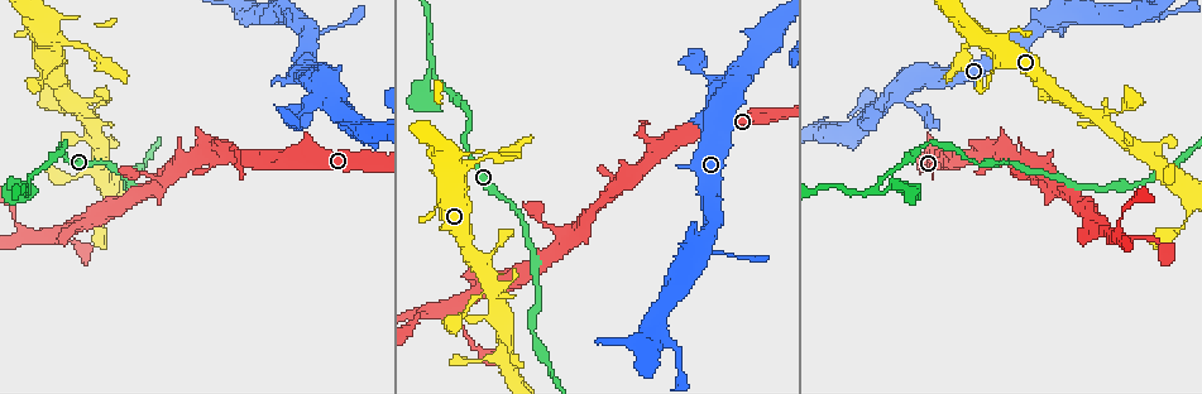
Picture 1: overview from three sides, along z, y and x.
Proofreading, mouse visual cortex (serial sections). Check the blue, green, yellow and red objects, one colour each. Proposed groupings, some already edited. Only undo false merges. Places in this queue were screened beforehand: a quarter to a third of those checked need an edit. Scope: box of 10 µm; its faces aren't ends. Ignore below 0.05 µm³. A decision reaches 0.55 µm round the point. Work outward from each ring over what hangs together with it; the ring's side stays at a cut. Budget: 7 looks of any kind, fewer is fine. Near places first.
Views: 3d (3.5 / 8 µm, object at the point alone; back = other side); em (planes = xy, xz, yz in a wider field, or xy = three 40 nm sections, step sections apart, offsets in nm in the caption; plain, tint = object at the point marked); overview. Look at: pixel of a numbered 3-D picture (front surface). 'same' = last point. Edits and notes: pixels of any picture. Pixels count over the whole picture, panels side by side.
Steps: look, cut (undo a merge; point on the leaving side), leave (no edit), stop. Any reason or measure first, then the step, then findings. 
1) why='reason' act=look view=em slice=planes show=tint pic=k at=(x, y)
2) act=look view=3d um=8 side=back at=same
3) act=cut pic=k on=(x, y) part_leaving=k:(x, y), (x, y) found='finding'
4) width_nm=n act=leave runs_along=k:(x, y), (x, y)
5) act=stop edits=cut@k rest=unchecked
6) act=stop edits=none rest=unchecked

why='narrows sharply' act=look view=3d um=3.5 pic=1 at=(1097, 118)

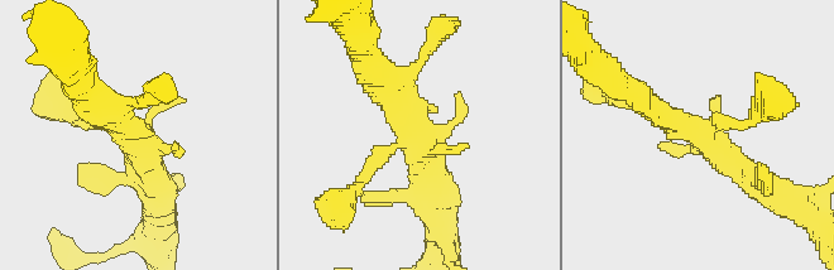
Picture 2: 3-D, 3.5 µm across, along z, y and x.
act=look view=em slice=xy step=5 show=plain pic=2 at=(697, 132)

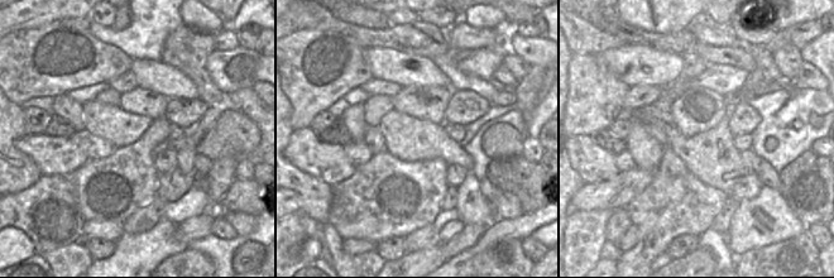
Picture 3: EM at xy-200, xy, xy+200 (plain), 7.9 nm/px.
why='where the object lies' act=look view=em slice=xy step=5 show=tint at=same

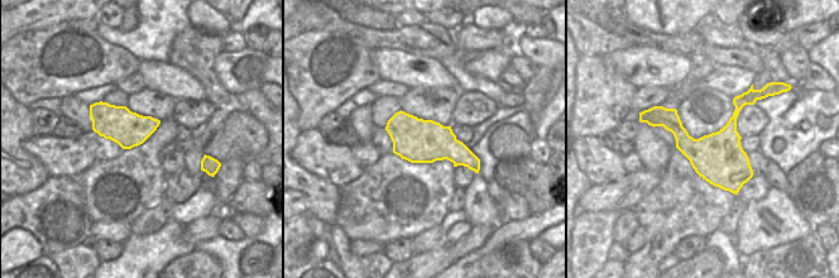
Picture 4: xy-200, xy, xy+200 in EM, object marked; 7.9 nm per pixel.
act=leave runs_along=2:(636, 93), (704, 136), (756, 183) found='continuous, no second cell'

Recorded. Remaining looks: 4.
why='thin arm on a thick one' act=look view=3d um=8 side=back pic=1 at=(422, 307)

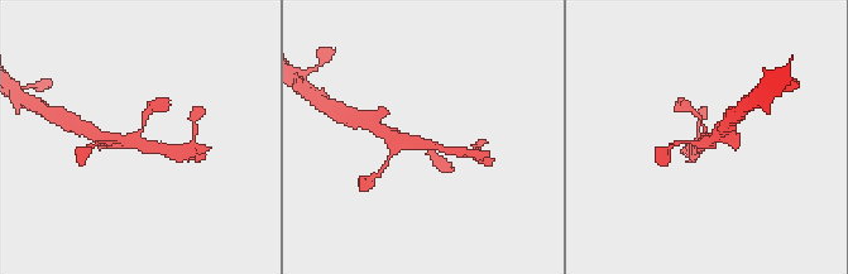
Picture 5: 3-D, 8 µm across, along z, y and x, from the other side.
act=look view=3d um=3.5 at=same

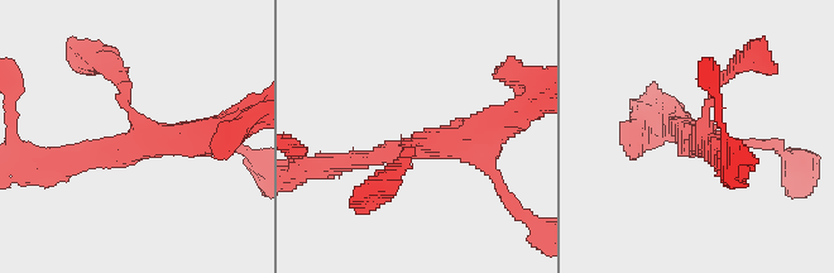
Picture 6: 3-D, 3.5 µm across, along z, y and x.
arms=3 arm_widths_nm=150,250,400 act=look view=em slice=xy step=1 show=tint pic=6 at=(137, 119)

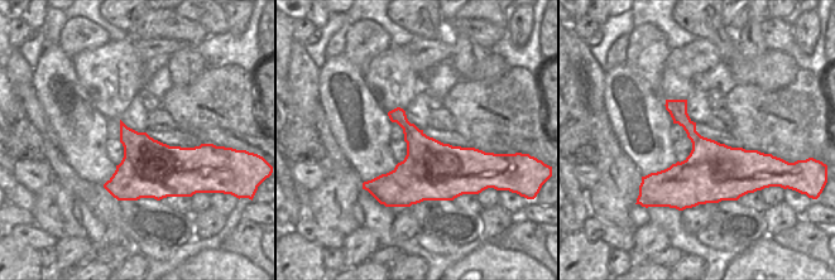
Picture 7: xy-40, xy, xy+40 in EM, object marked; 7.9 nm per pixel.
act=leave runs_along=6:(209, 135), (154, 139), (100, 61) found='continuous, no second cell'

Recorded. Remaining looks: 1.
act=stop edits=none rest=unchecked

